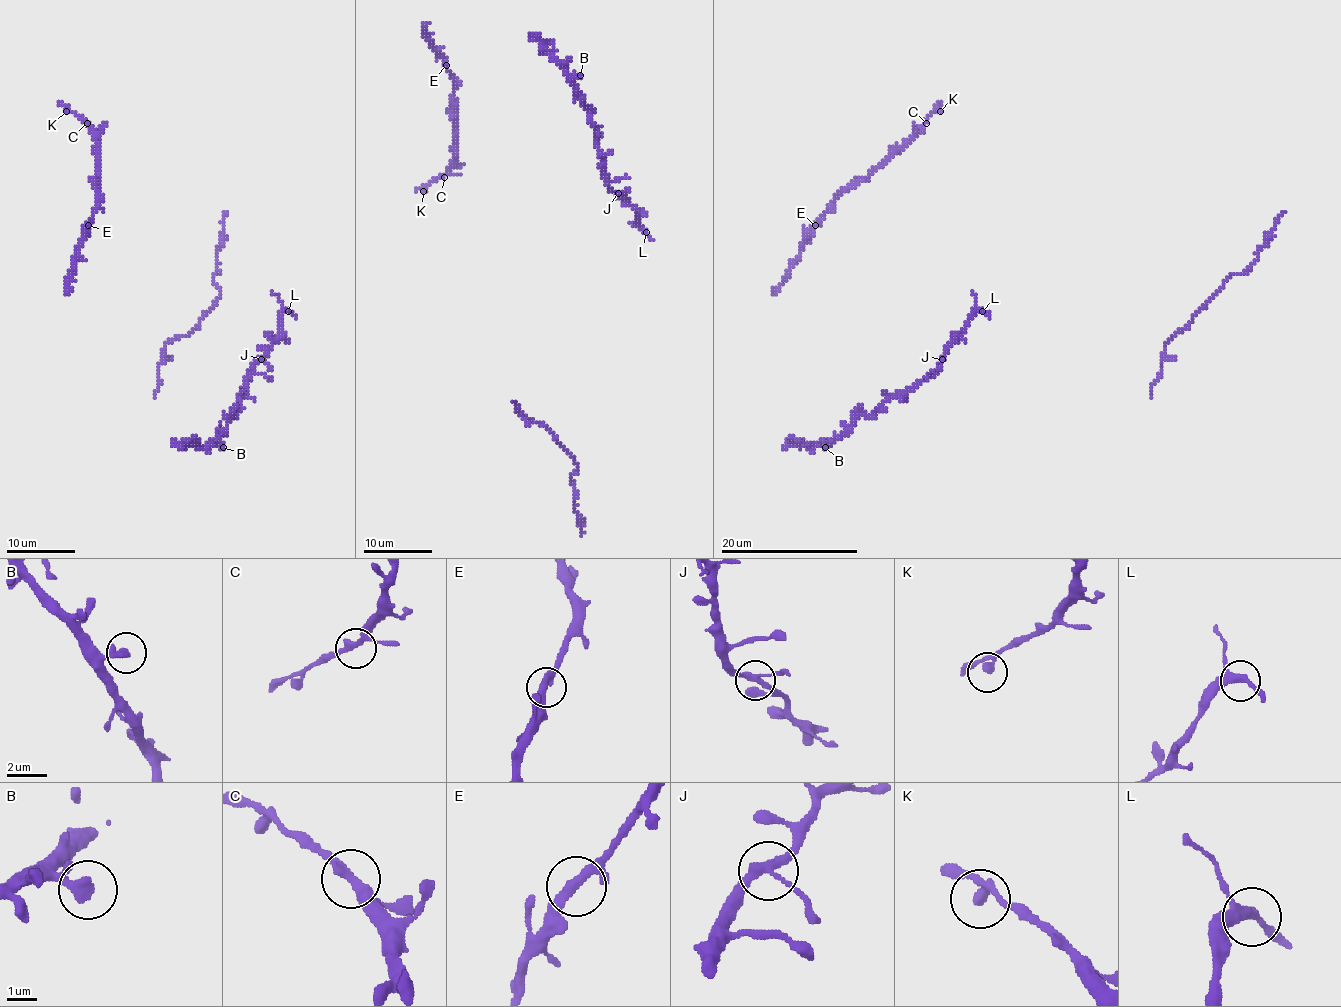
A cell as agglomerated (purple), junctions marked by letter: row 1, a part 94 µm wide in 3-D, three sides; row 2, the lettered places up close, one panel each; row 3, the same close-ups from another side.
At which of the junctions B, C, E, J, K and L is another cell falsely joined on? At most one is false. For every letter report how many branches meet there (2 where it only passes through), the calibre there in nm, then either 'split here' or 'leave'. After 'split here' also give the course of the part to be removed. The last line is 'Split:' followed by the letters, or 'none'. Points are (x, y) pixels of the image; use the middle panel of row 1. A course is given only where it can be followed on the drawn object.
B: branches 2; calibre 300 nm; leave
C: branches 3; calibre 260 nm; leave
E: branches 3; calibre 280 nm; leave
J: branches 3; calibre 260 nm; leave
K: branches 2; calibre 280 nm; leave
L: branches 3; calibre 280 nm; leave
Split: none

